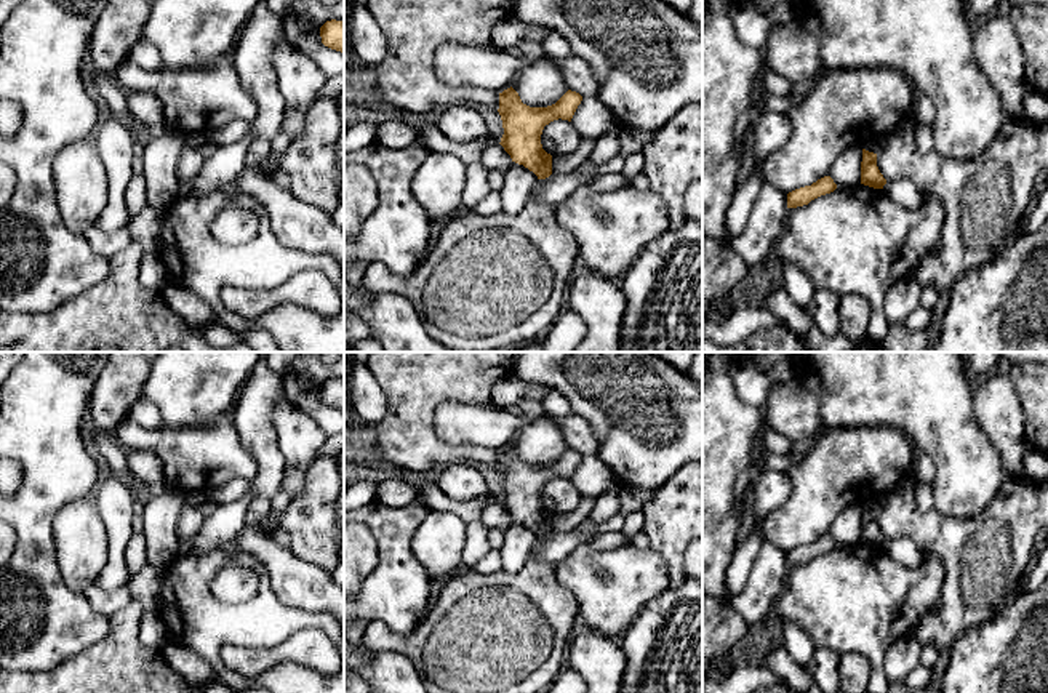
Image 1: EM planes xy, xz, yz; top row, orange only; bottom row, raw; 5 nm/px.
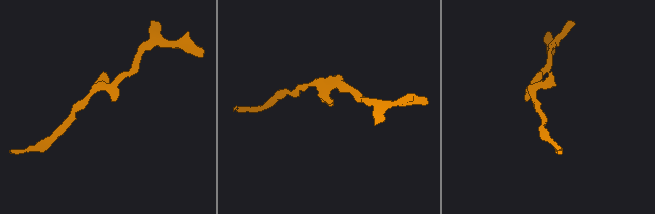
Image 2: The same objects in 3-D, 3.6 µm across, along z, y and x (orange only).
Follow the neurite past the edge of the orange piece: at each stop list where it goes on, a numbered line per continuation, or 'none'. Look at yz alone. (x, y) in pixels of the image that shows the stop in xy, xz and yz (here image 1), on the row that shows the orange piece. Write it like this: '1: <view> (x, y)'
none

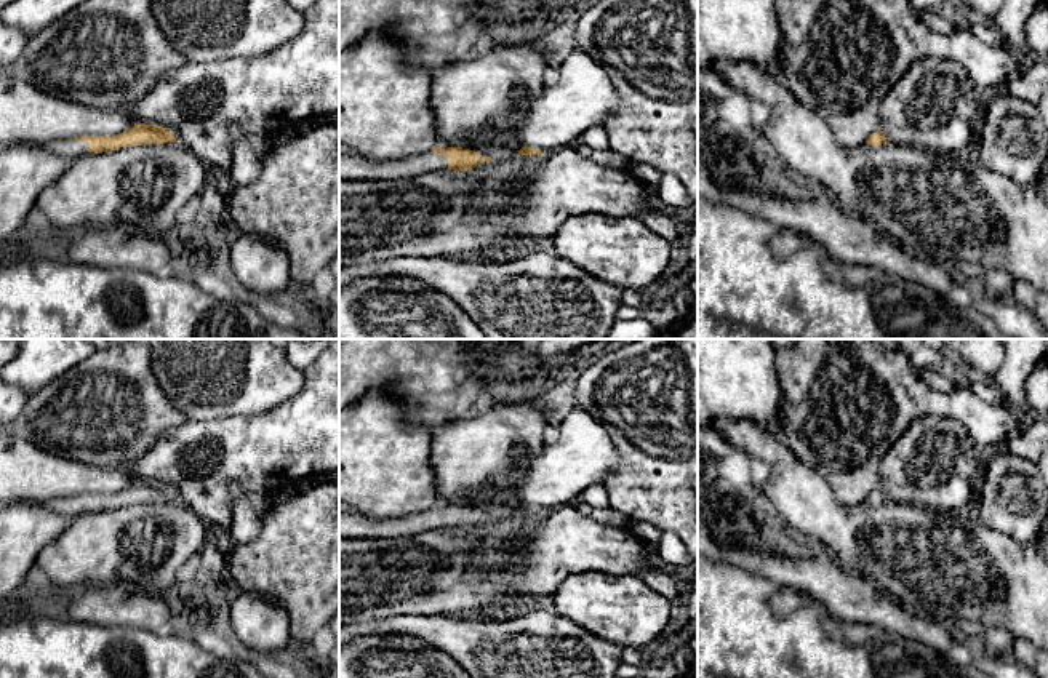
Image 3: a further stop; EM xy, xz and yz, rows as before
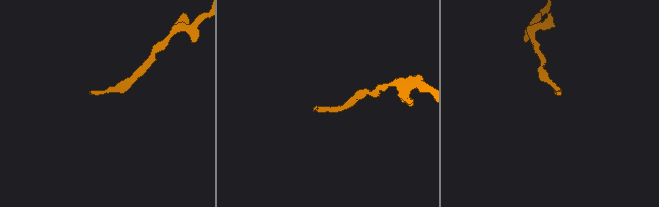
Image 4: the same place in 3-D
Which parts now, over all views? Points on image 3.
1: xy (69, 151)

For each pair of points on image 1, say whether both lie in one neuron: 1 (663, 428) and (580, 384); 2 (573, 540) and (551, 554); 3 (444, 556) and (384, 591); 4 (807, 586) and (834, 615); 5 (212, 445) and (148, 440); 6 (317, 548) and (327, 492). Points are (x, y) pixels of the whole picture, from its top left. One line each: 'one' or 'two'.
1: one
2: one
3: two
4: one
5: one
6: one

